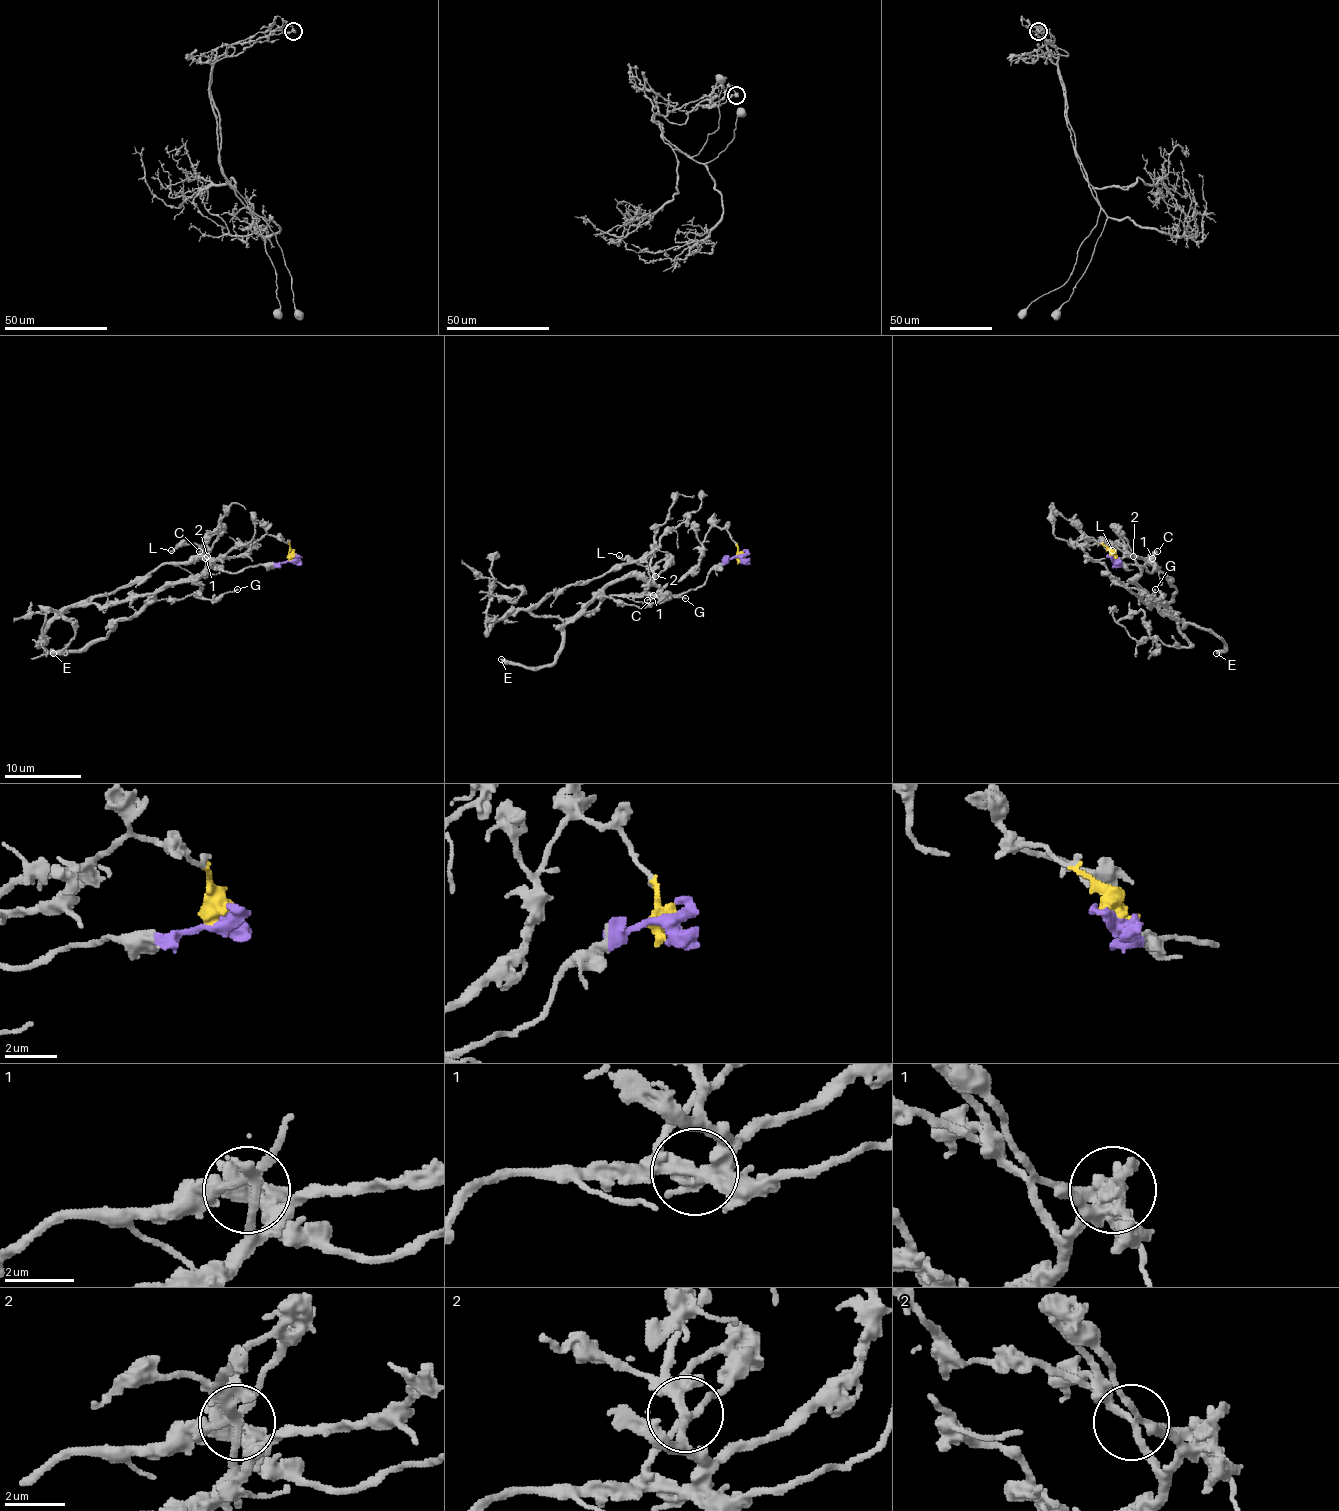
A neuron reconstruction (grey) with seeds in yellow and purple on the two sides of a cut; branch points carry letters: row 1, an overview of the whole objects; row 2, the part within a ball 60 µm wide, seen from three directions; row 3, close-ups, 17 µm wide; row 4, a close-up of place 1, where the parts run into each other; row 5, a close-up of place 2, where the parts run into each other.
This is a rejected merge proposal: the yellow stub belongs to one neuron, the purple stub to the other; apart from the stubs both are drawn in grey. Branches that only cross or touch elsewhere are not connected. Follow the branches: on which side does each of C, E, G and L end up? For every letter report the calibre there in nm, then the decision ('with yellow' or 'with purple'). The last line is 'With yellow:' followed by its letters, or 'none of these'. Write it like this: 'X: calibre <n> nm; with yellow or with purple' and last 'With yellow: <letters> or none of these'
C: calibre 300 nm; with yellow
E: calibre 440 nm; with yellow
G: calibre 140 nm; with yellow
L: calibre 170 nm; with yellow
With yellow: C, E, G, L

